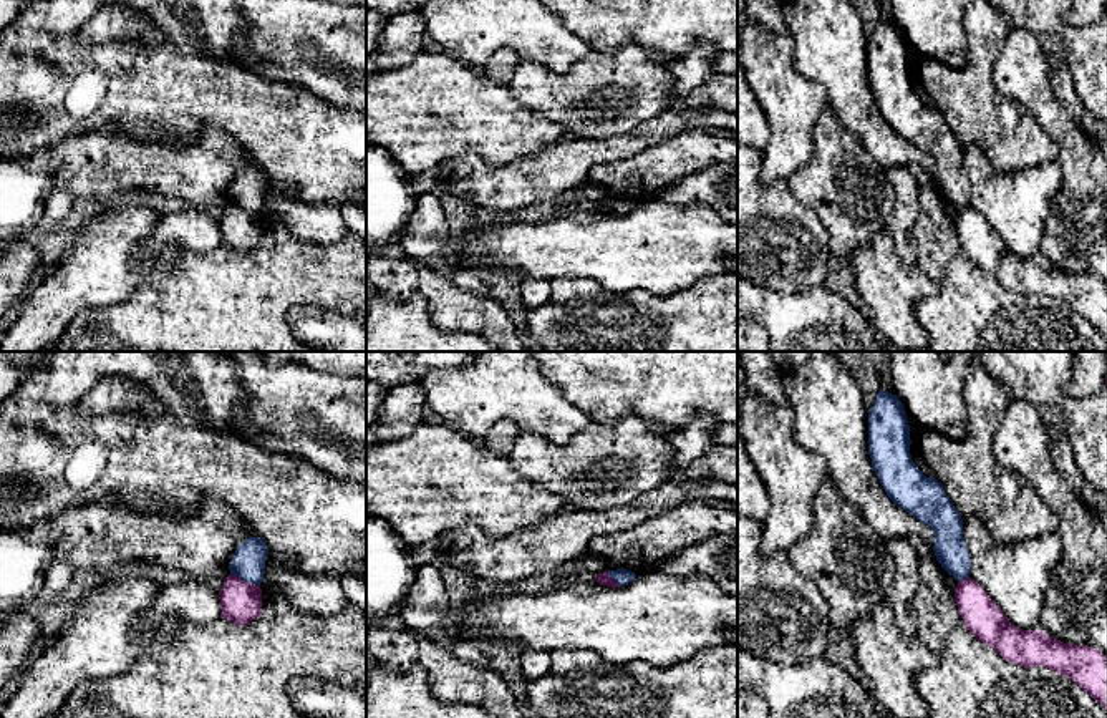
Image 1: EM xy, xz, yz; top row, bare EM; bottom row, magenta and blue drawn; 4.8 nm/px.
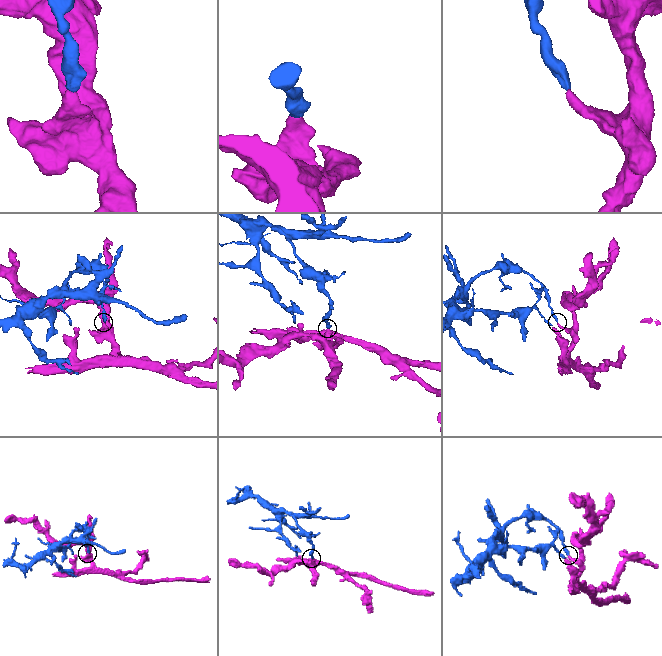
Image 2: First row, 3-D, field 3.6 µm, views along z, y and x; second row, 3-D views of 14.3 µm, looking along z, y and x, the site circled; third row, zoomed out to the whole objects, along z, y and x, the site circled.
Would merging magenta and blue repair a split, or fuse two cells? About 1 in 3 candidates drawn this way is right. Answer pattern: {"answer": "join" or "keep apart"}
{"answer": "keep apart"}

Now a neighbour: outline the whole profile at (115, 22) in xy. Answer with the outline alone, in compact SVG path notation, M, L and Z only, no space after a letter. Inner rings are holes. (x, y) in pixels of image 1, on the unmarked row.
M108 5L98 10L78 32L78 43L111 40L159 41L162 36L154 22L141 10Z

